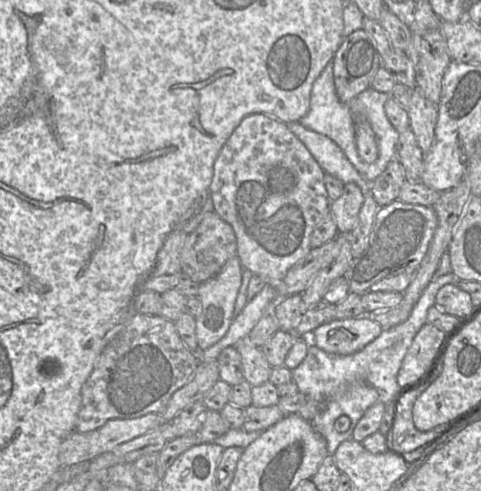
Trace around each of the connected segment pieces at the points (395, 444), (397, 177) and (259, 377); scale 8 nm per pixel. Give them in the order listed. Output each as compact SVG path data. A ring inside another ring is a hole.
M425 388L408 393L401 402L408 400L405 407L398 408L392 424L392 451L411 452L417 448L428 448L443 438L450 429L450 423L439 425L429 431L418 430L413 422L413 406Z
M393 159L385 169L371 183L371 194L381 207L399 199L400 189L407 182L405 169L397 160Z
M247 340L236 345L242 359L243 376L252 387L269 382L272 366L263 356L261 349Z

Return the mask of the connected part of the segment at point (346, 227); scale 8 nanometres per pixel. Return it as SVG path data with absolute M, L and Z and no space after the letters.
M353 182L344 185L341 196L330 203L338 233L350 233L358 224L359 212L365 200L359 186Z

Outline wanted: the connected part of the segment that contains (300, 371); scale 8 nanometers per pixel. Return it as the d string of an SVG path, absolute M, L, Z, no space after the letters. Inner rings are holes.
M451 264L446 273L434 277L428 284L404 323L383 330L379 337L362 350L350 355L335 355L311 344L305 359L292 370L293 382L296 383L299 392L309 399L298 411L298 415L308 420L326 439L328 455L333 455L343 441L352 438L358 421L377 401L398 403L403 387L398 384L397 375L414 337L428 323L427 312L434 306L439 289L445 284L458 285L459 278L452 272ZM341 416L347 416L351 420L350 427L345 432L337 432L334 427L335 421Z

